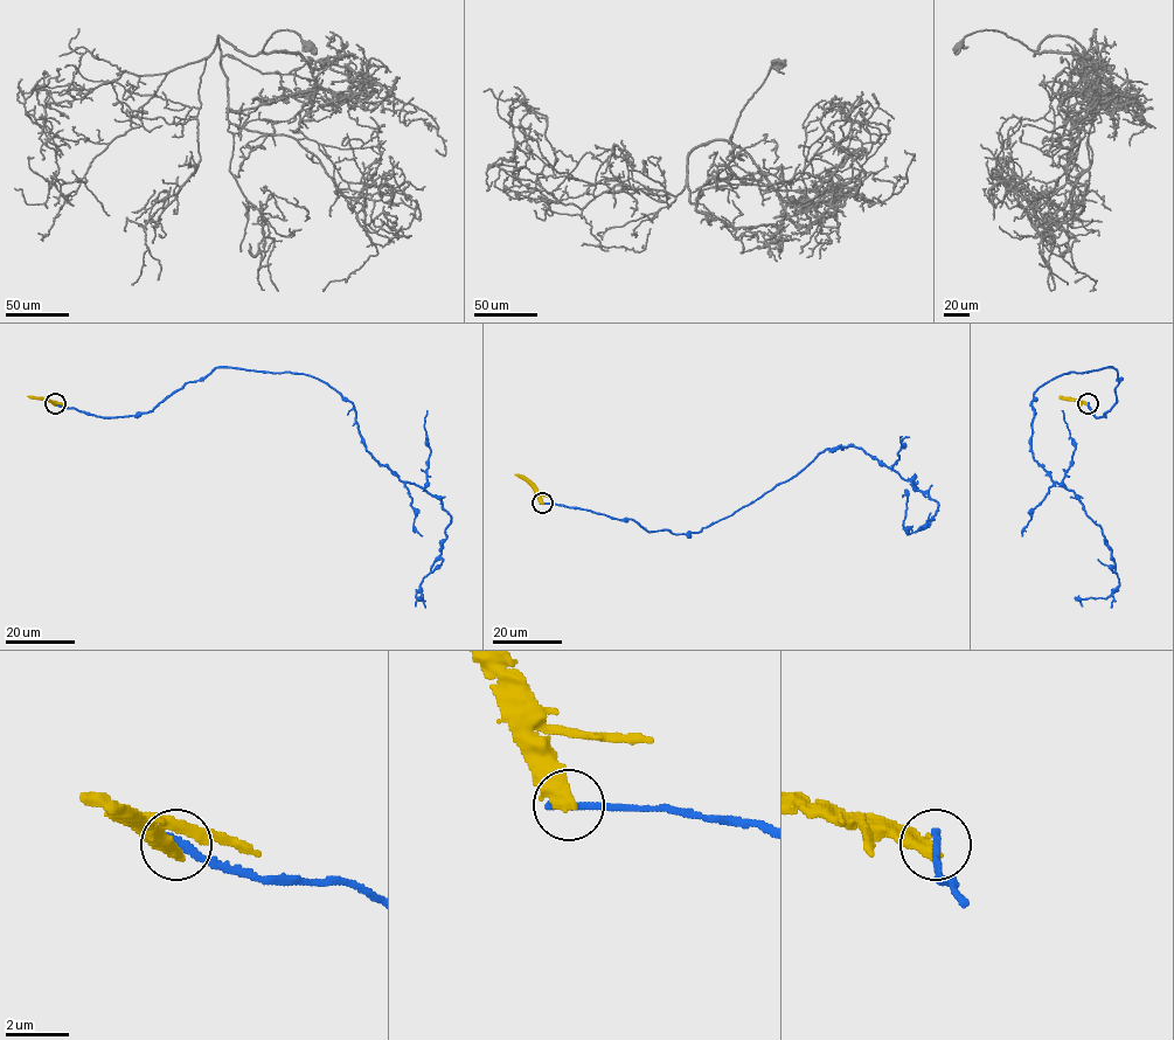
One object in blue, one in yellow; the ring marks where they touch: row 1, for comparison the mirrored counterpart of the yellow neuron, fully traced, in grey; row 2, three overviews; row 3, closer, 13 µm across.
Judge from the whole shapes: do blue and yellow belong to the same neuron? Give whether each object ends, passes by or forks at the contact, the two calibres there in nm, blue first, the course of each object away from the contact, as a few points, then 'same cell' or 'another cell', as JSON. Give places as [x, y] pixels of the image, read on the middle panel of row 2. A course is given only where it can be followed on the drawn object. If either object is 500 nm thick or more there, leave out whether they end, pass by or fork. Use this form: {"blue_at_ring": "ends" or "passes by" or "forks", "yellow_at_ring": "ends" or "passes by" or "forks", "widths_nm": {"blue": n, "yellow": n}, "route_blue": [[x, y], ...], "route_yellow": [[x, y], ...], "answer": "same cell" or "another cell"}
{"widths_nm": {"blue": 300, "yellow": 550}, "route_blue": [[542, 503], [647, 532], [699, 532], [848, 445], [935, 500], [928, 526], [907, 534], [902, 497]], "route_yellow": [[542, 503], [539, 493], [515, 475]], "answer": "another cell"}

